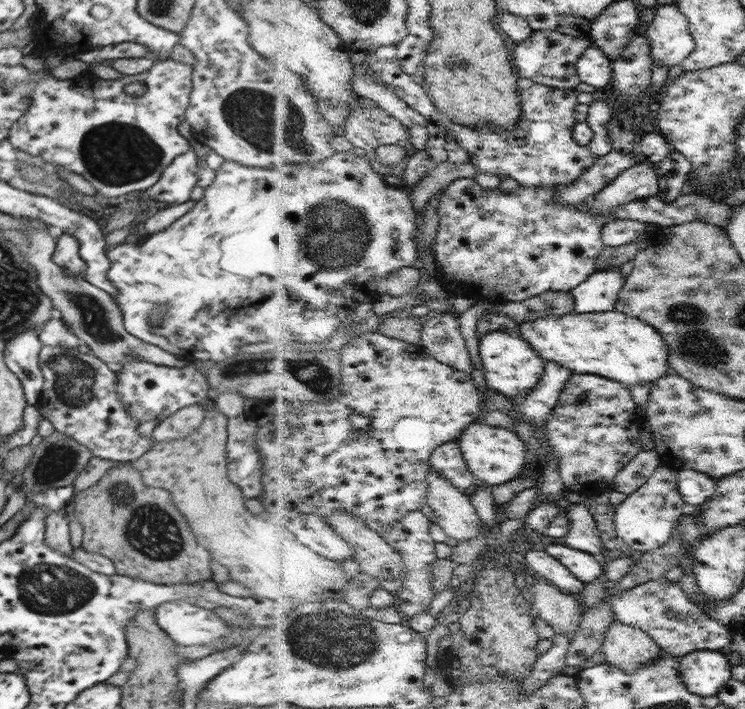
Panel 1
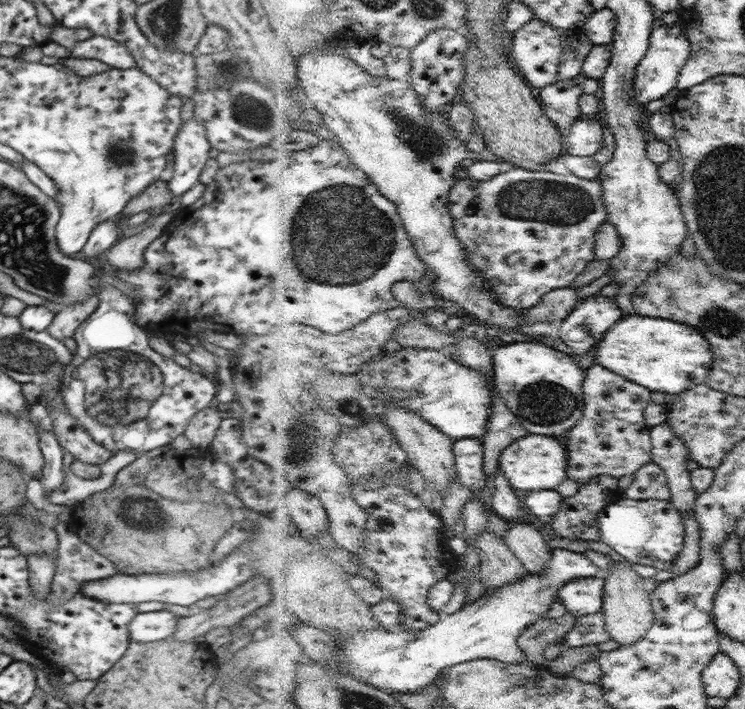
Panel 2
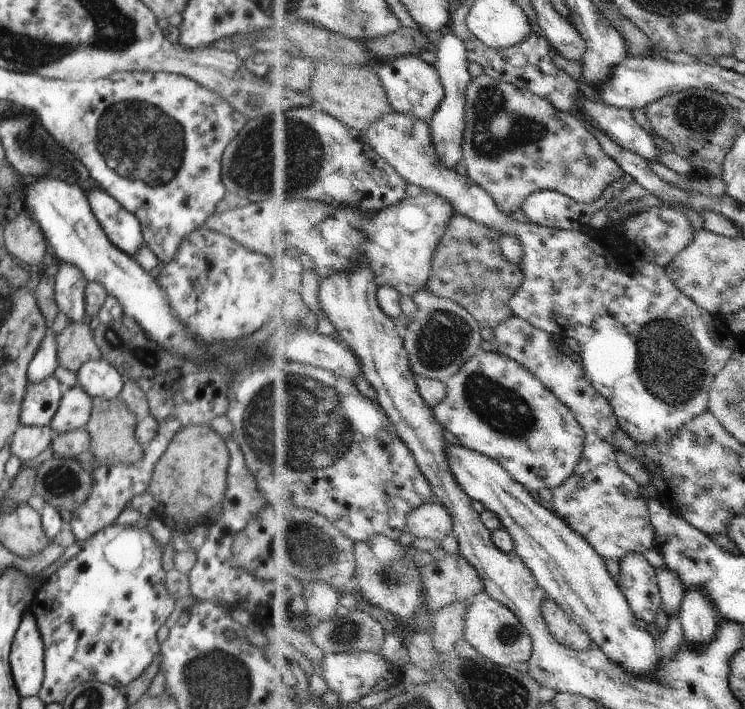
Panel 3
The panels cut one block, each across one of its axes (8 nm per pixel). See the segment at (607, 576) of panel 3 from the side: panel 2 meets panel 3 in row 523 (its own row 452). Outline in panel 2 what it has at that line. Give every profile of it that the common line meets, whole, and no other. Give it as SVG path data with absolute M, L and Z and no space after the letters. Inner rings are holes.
M530 433L504 450L501 468L515 487L523 490L554 490L570 478L570 450L563 439Z

